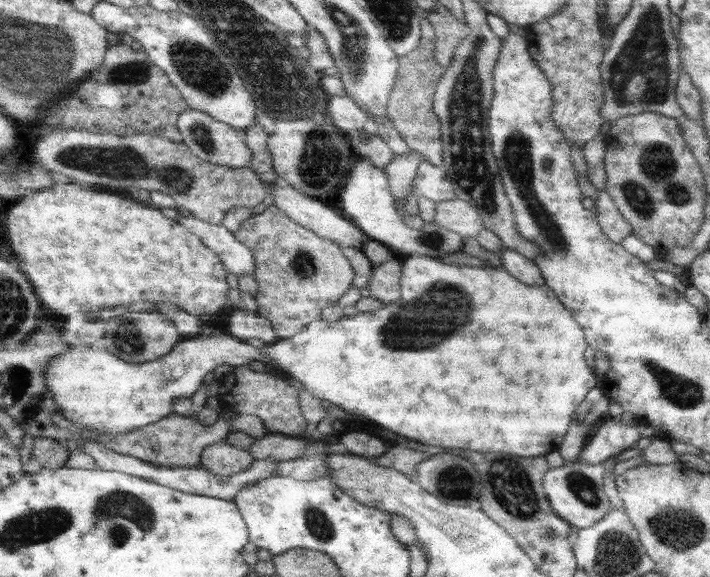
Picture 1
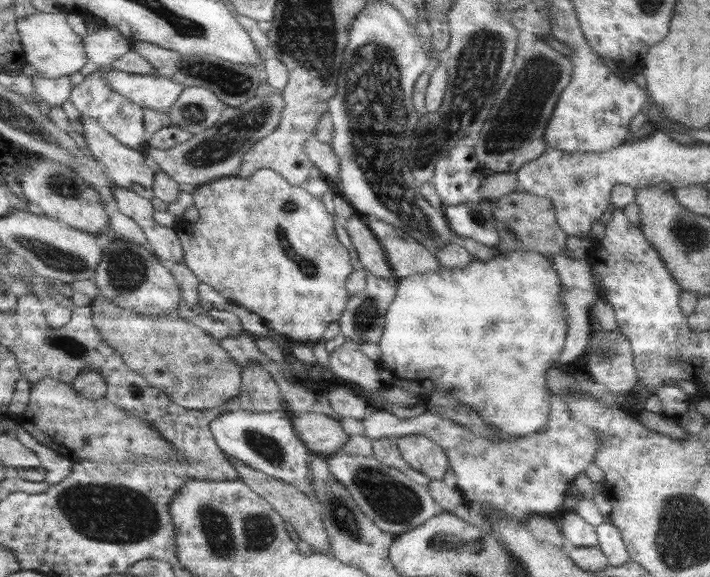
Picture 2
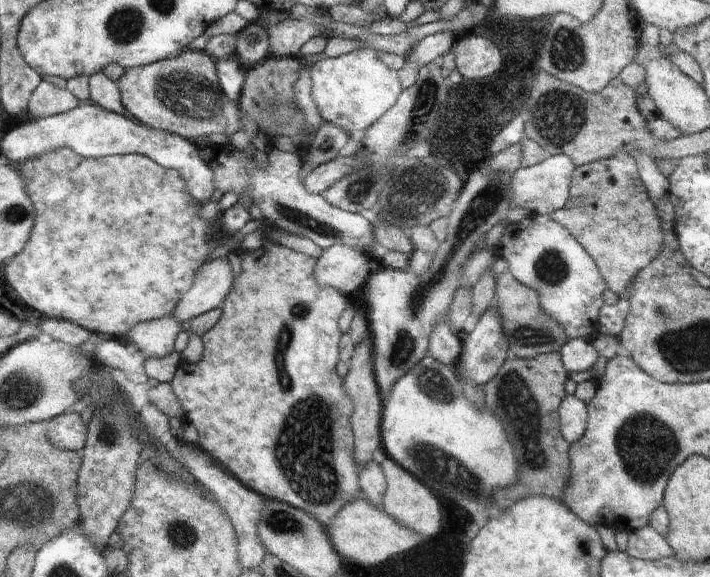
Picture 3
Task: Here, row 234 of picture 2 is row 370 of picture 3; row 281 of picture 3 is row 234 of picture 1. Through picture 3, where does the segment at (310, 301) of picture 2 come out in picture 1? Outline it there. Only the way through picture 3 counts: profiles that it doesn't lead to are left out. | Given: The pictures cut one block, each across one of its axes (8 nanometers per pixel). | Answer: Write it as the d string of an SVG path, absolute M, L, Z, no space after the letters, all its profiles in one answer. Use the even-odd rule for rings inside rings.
M265 209L262 214L248 218L233 234L236 240L243 242L254 253L257 266L253 278L259 287L255 298L258 303L256 312L273 324L280 339L290 338L308 323L320 320L322 309L336 306L339 298L353 287L354 270L338 244L294 223L279 209Z

